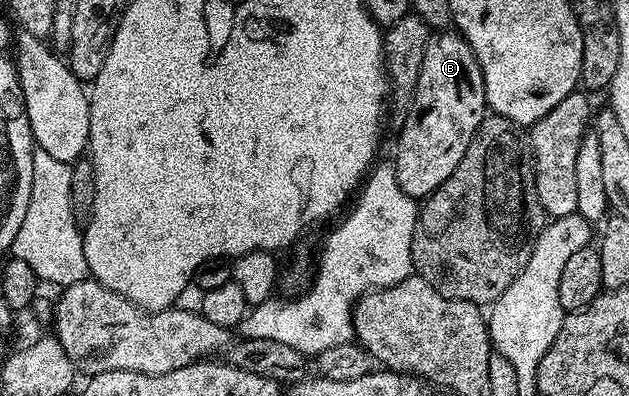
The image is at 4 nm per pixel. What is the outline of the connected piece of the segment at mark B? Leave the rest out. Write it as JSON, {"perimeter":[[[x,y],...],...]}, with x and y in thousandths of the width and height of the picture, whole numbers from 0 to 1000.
{"perimeter":[[[712,71],[682,83],[652,255],[655,270],[642,298],[636,351],[630,359],[630,460],[645,495],[672,505],[719,442],[722,424],[728,424],[728,404],[741,394],[741,374],[747,374],[747,354],[773,293],[766,172],[744,104],[730,83]]]}

